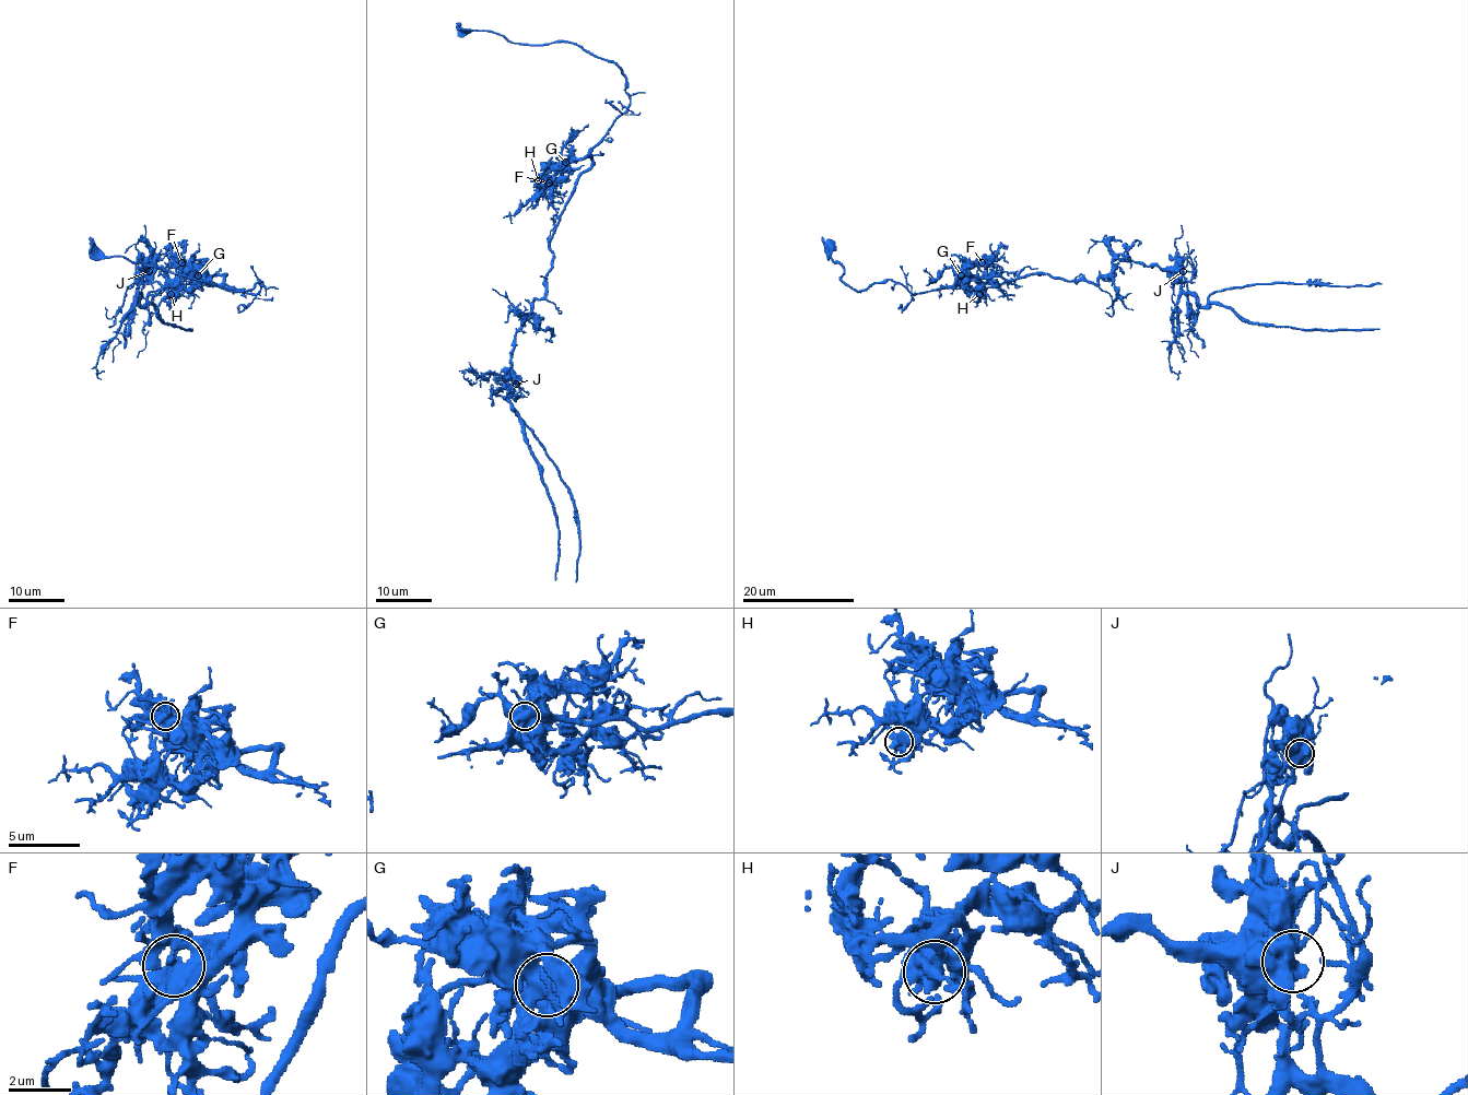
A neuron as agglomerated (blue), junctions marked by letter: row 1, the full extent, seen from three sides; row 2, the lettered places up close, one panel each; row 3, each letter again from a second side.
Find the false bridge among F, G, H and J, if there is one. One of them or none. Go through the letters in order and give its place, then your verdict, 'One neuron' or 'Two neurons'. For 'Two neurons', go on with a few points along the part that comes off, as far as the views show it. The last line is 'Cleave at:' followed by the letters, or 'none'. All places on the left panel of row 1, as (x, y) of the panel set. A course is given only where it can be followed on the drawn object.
F: Place: (181, 262). One neuron
G: Place: (198, 275). One neuron
H: Place: (171, 294). One neuron
J: Place: (149, 271). Two neurons. Course of the part to remove: (149, 271), (152, 258), (152, 272), (141, 292), (145, 306), (151, 292), (177, 285), (212, 286), (208, 283)
Cleave at: J

